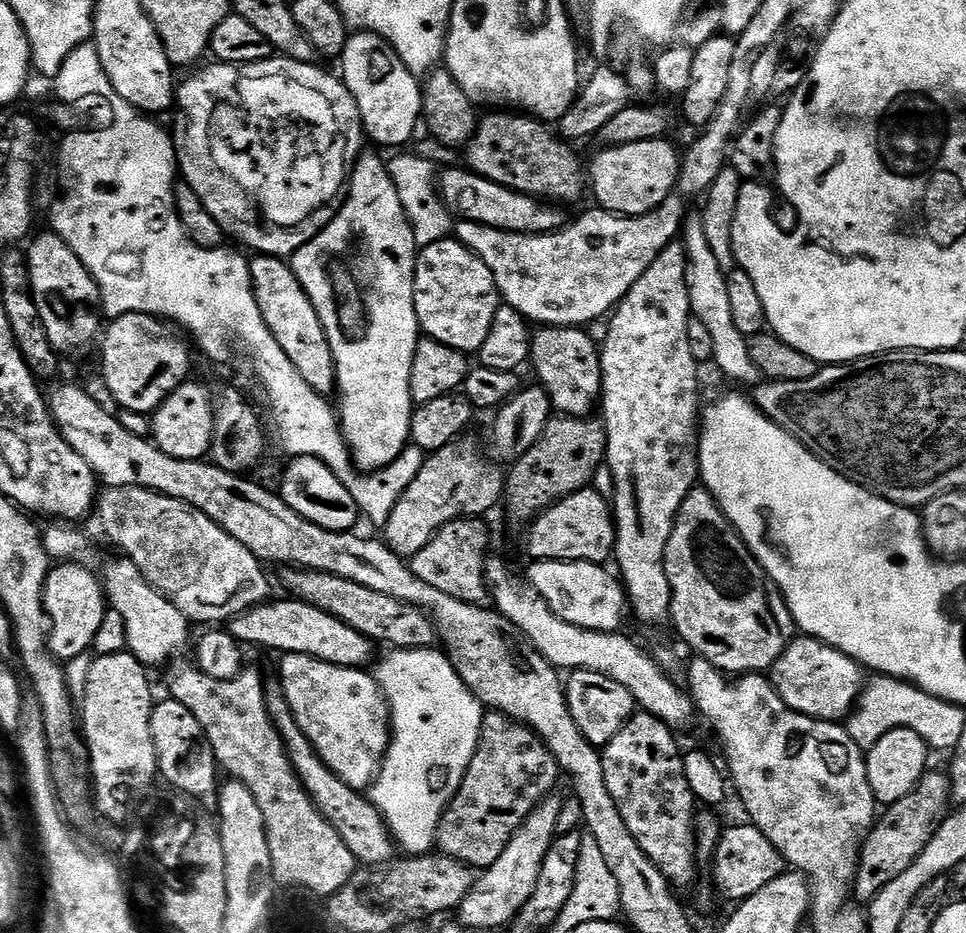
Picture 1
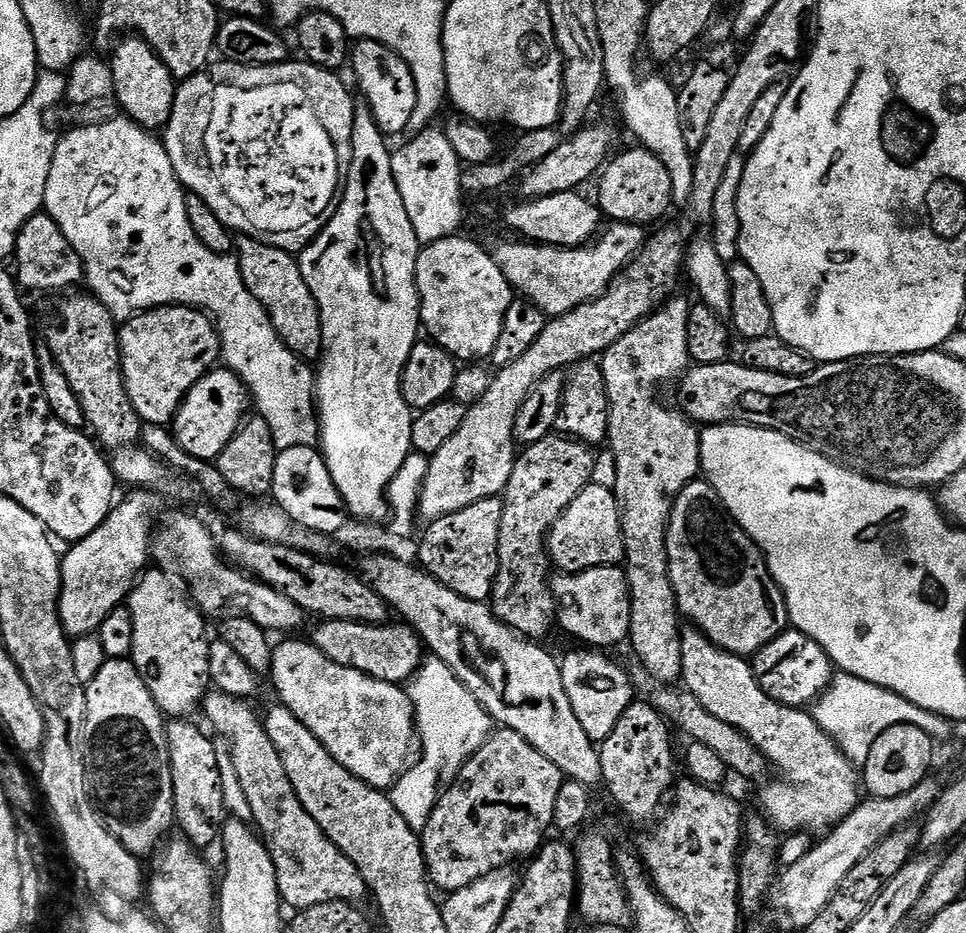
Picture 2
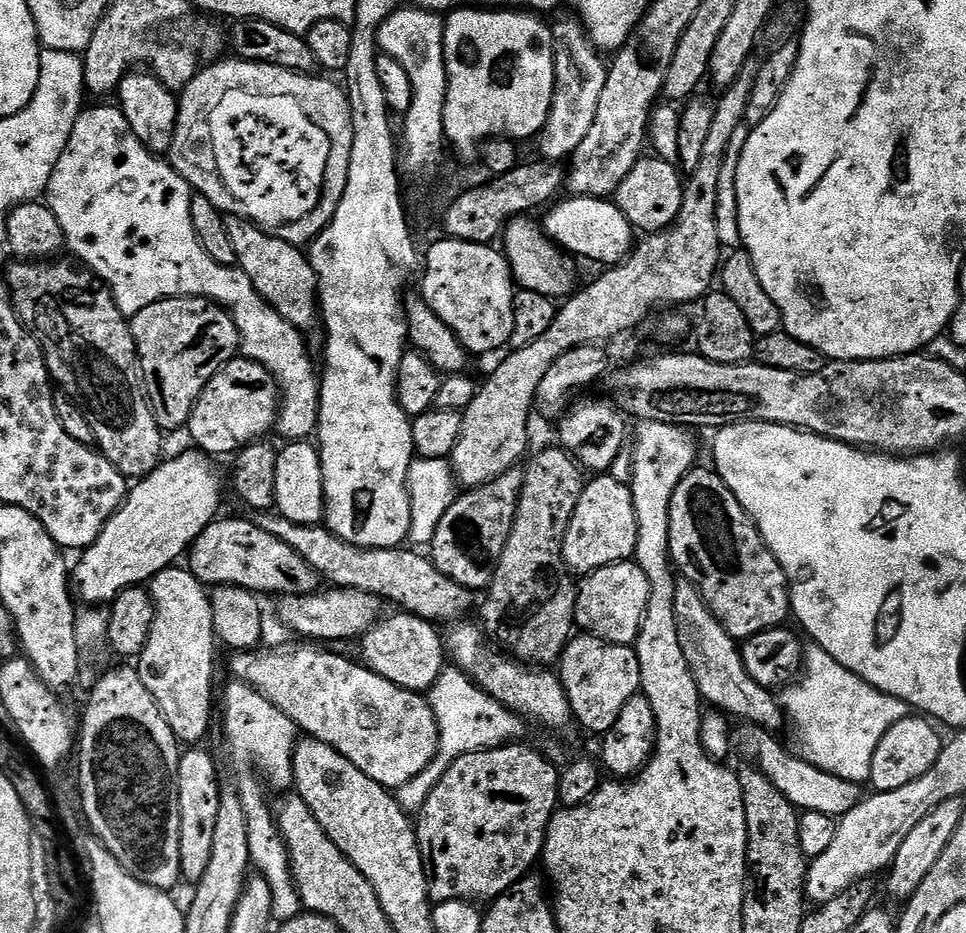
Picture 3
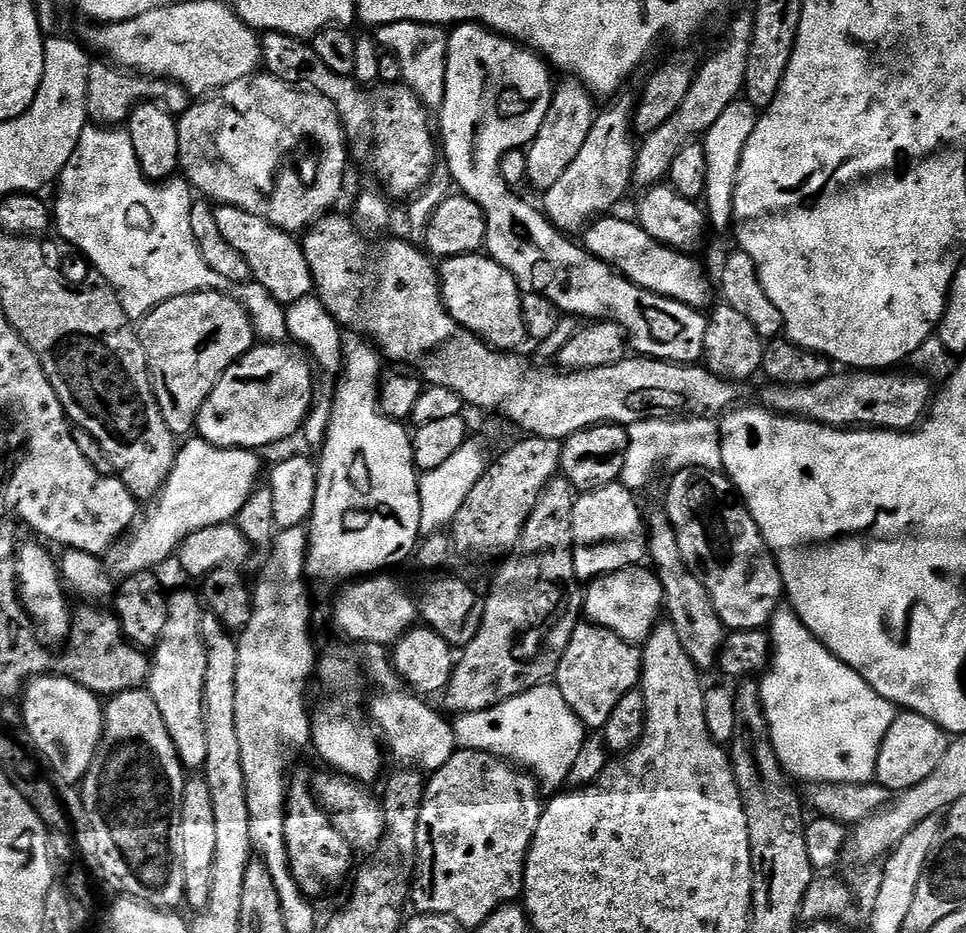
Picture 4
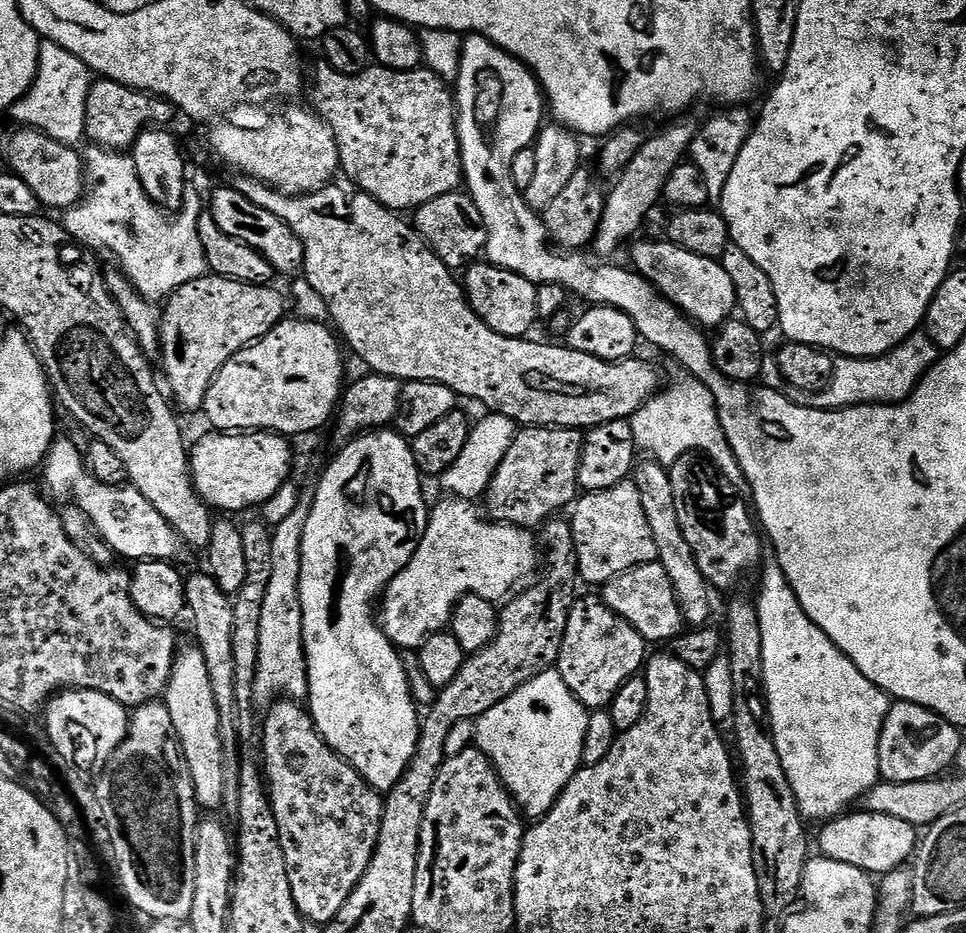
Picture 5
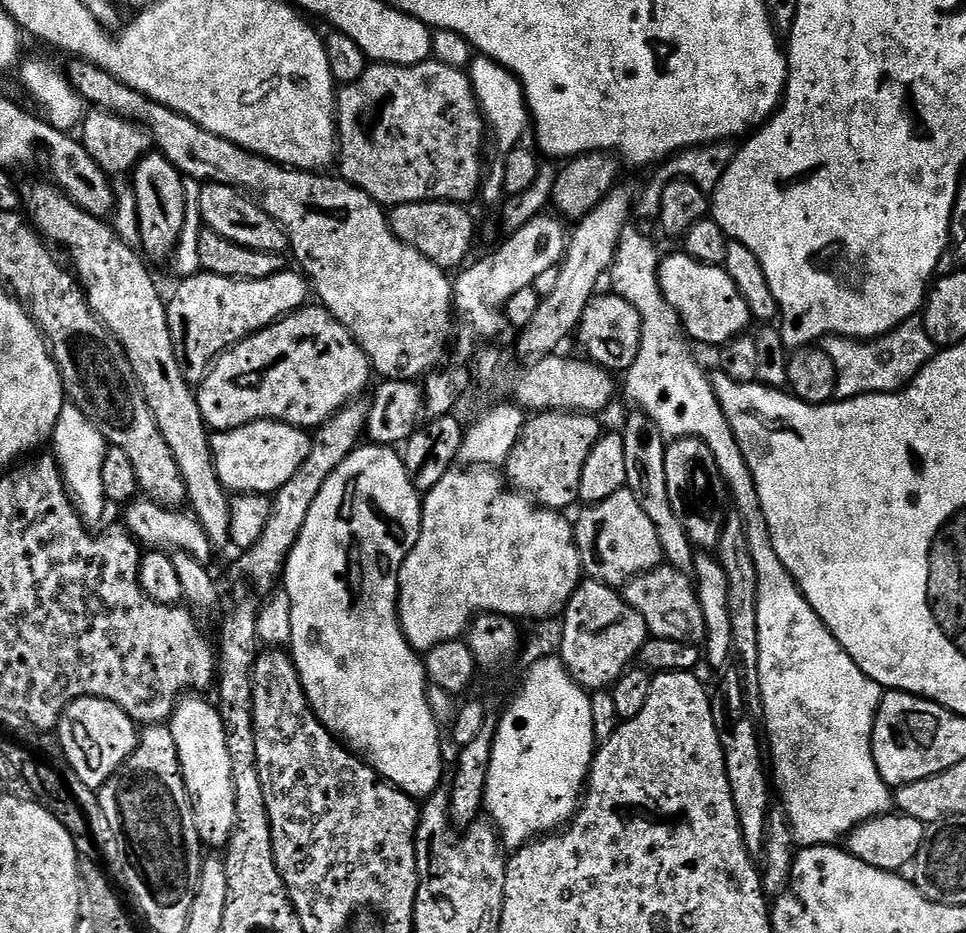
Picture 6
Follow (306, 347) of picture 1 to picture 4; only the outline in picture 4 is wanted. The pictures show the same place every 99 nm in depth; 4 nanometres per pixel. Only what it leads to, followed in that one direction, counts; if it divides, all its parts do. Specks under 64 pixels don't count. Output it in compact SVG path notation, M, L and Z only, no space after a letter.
M221 203L216 208L218 230L226 237L226 242L246 258L252 271L252 280L261 284L272 297L285 306L314 292L310 262L306 262L304 245L293 233L278 228L263 216L255 216L235 204Z

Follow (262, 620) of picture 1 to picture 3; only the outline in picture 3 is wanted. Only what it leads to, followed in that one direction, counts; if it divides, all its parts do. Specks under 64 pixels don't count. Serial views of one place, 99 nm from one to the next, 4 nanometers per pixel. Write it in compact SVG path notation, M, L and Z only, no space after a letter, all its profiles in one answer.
M397 611L397 616L381 619L359 637L360 656L365 668L374 674L394 682L402 690L431 693L434 682L442 675L446 667L446 640L431 620L423 620L409 612Z

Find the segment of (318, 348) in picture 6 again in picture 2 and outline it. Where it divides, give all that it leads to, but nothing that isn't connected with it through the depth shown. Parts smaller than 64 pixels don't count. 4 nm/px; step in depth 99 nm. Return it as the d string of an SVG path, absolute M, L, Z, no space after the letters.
M220 366L208 372L186 394L174 417L174 435L186 454L194 458L215 461L222 450L234 438L234 434L246 419L250 408L250 395L245 386L227 367Z

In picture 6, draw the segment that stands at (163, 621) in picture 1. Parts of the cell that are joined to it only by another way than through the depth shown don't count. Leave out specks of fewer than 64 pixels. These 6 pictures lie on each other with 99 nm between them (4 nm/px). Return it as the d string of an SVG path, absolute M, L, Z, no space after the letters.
M196 694L181 699L172 713L170 727L174 746L178 746L180 773L192 799L194 826L198 826L198 834L207 847L209 844L212 850L224 850L228 847L236 821L234 770L230 768L230 753L226 750L226 730L220 709L215 703L207 704L200 699L204 698Z

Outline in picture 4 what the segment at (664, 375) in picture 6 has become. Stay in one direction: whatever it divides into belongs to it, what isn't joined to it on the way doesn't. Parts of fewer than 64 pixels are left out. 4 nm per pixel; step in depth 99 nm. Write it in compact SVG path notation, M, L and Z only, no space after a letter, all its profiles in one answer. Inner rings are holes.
M640 418L627 425L627 430L628 449L619 483L634 494L640 494L640 491L655 478L656 471L660 468L660 460L669 460L670 463L676 464L677 469L709 468L719 472L724 467L720 426L715 419ZM791 607L776 609L770 625L772 658L759 681L760 697L770 726L770 738L789 777L814 784L858 782L871 784L876 780L876 763L886 730L896 721L897 705L882 698L868 685L860 673L841 662L823 642L817 640Z

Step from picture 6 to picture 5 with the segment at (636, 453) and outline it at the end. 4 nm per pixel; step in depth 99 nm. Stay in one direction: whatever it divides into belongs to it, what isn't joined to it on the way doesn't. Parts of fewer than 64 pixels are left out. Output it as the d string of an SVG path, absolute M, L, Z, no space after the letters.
M644 458L635 465L634 483L638 490L638 498L642 498L642 510L646 513L646 522L650 522L650 534L654 538L656 559L666 570L666 578L670 578L670 586L674 586L674 594L678 598L678 606L684 615L685 625L693 629L705 627L712 616L713 589L708 579L698 570L698 562L690 544L686 542L686 534L682 534L678 522L678 510L674 506L674 490L669 469L656 463L651 458Z

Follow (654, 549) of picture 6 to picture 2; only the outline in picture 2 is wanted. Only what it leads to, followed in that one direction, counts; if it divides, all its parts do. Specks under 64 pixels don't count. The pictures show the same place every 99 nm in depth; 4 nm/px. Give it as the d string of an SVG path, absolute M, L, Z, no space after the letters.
M588 484L580 491L578 498L566 506L566 510L552 524L548 534L546 551L551 563L556 564L561 573L585 572L591 568L616 566L624 559L624 535L620 503L613 489L597 484Z

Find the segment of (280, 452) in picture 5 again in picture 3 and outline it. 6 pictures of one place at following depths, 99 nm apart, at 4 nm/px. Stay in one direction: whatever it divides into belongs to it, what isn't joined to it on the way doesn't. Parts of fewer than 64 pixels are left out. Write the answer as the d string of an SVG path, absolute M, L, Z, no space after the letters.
M191 450L192 452L184 452L181 456L176 456L173 460L165 459L163 462L157 464L156 469L148 476L141 476L129 487L127 496L124 497L124 503L120 505L118 511L110 518L110 522L106 522L106 526L102 530L102 534L98 534L98 538L94 541L90 547L83 549L79 553L80 561L71 569L70 572L70 584L74 589L75 595L81 596L85 605L111 605L112 601L116 599L116 596L122 590L127 588L135 588L143 585L145 582L150 582L158 573L164 568L173 567L177 563L176 560L185 555L191 549L193 542L198 538L198 534L202 534L202 530L207 528L213 520L217 519L218 513L216 512L220 508L220 495L224 492L224 484L220 481L220 472L215 468L213 457L199 451Z

